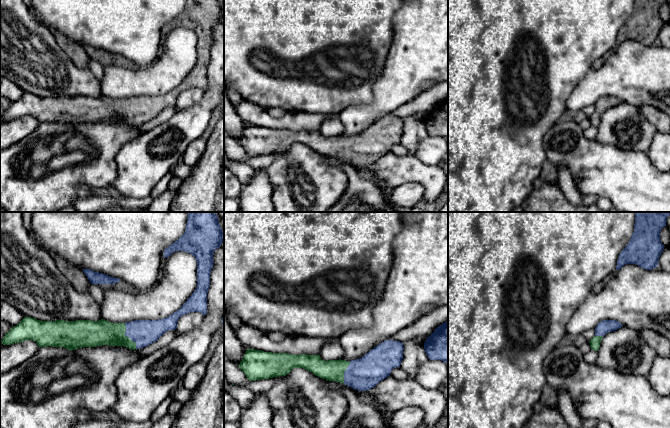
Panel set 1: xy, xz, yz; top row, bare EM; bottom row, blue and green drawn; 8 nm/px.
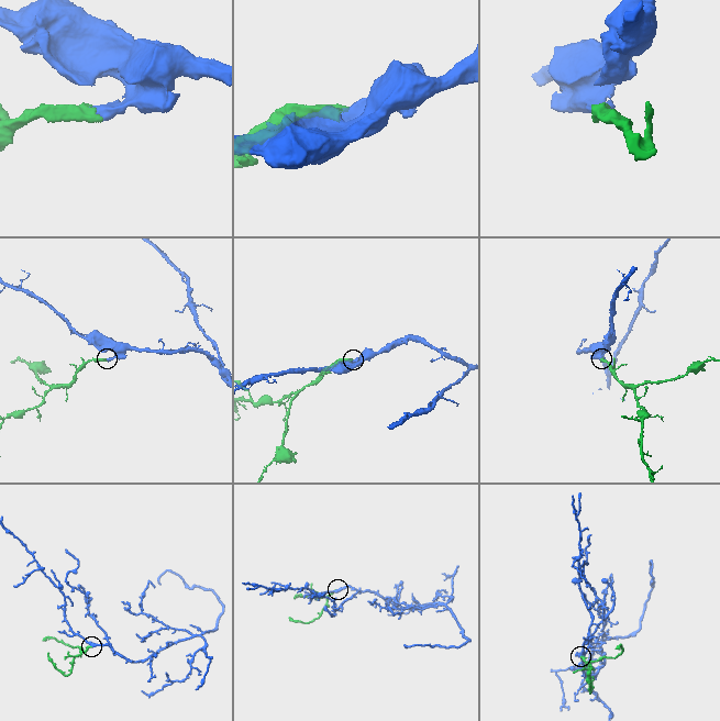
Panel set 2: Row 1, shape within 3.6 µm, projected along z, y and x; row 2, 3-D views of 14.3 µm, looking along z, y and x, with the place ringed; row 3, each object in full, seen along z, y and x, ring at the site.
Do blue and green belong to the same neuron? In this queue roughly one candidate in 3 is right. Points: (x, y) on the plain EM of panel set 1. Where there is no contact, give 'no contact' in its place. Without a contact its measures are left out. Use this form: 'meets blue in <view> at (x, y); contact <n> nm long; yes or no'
meets blue in xy at (127, 112); contact 240 nm long; yes

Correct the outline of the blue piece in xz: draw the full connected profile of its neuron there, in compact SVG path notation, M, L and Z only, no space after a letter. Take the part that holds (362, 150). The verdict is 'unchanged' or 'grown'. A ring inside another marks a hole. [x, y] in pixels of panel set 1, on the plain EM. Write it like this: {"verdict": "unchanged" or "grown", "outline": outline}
{"verdict": "grown", "outline": "M386 116L362 134L325 137L319 130L294 131L247 125L238 142L251 157L286 152L293 144L304 144L320 154L366 167L390 152L394 144L400 143L403 126L402 118Z"}

